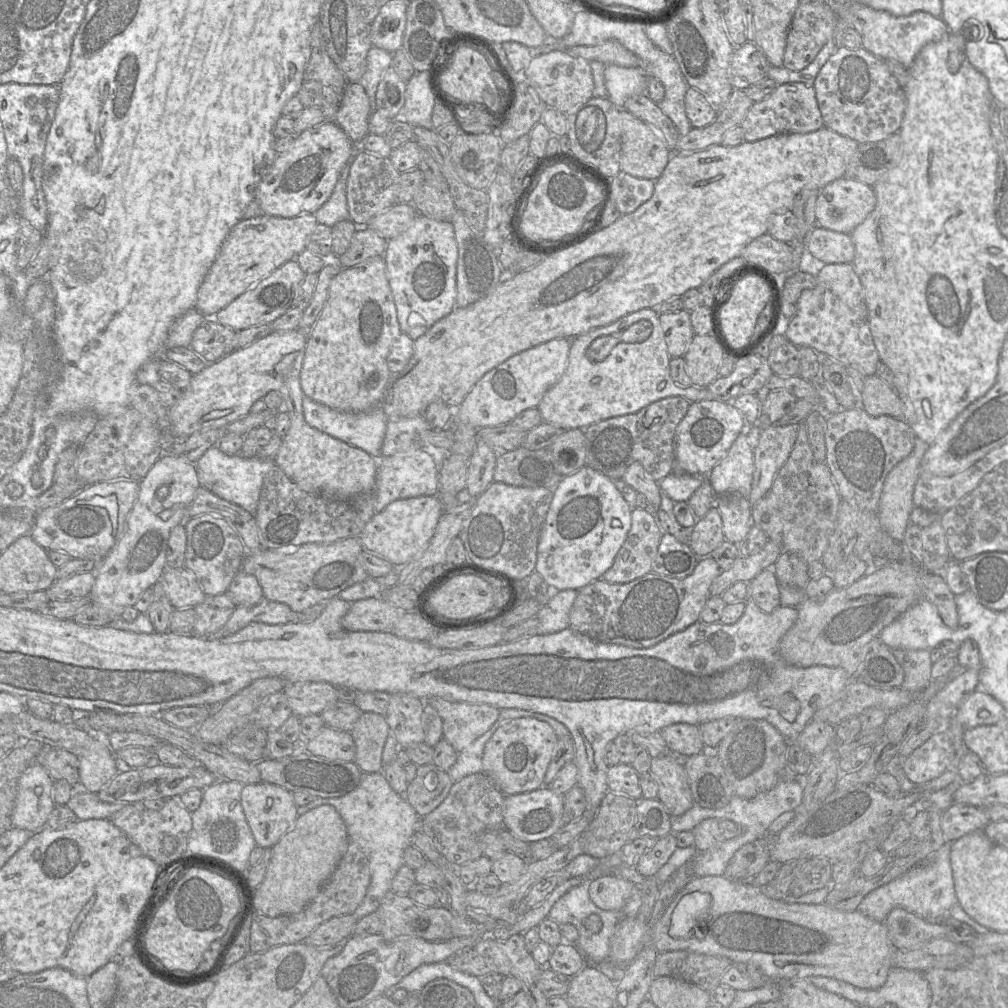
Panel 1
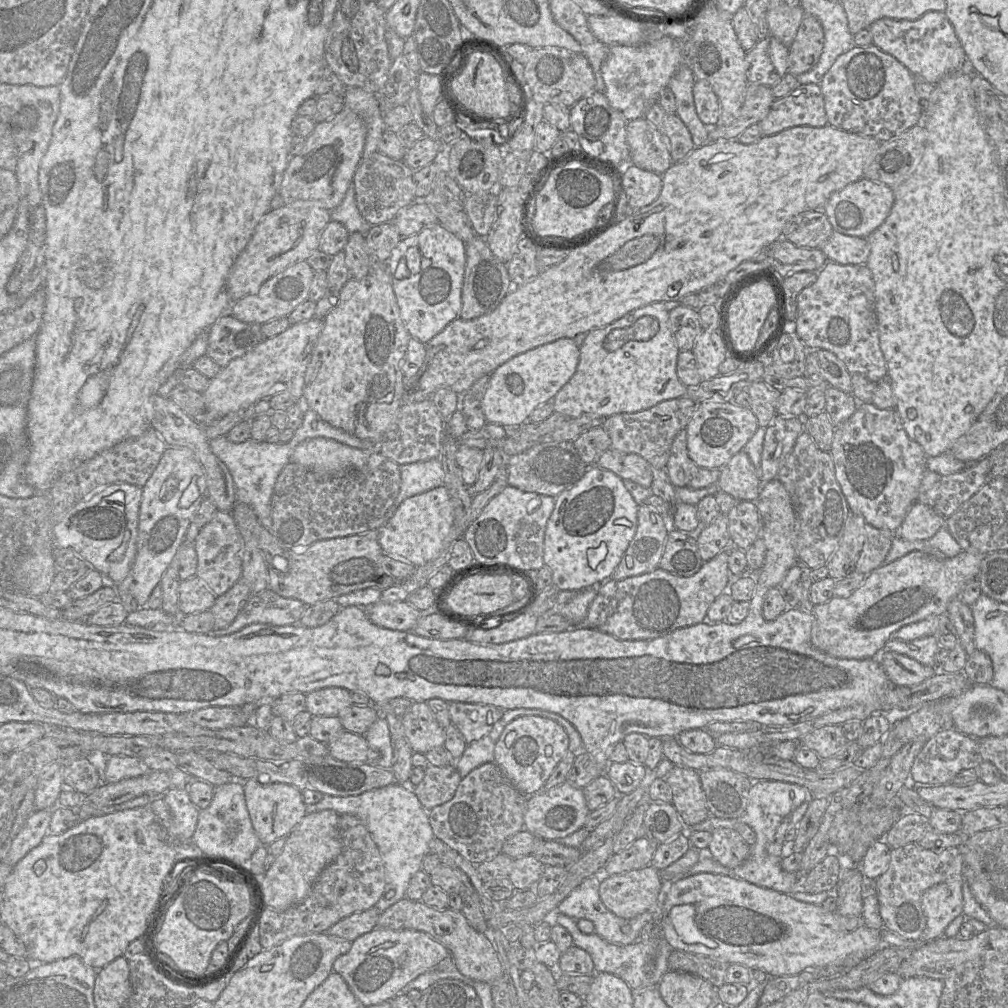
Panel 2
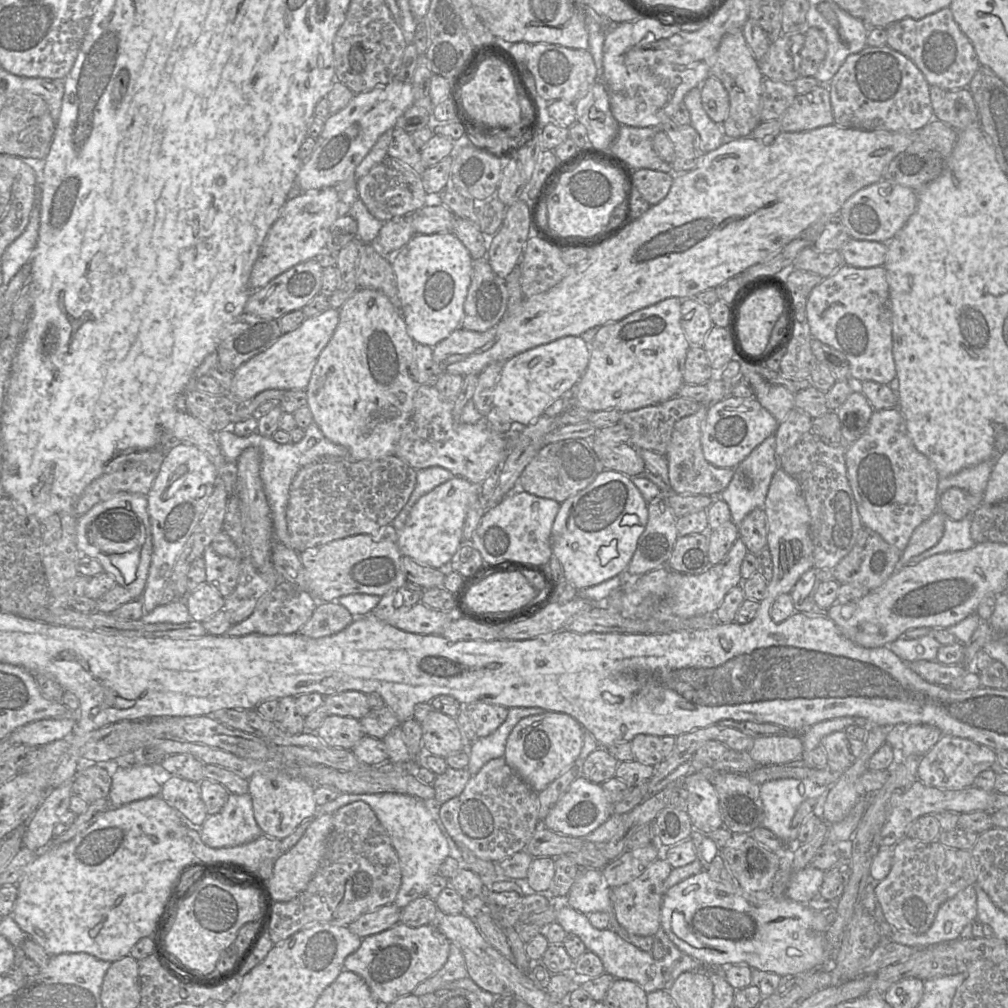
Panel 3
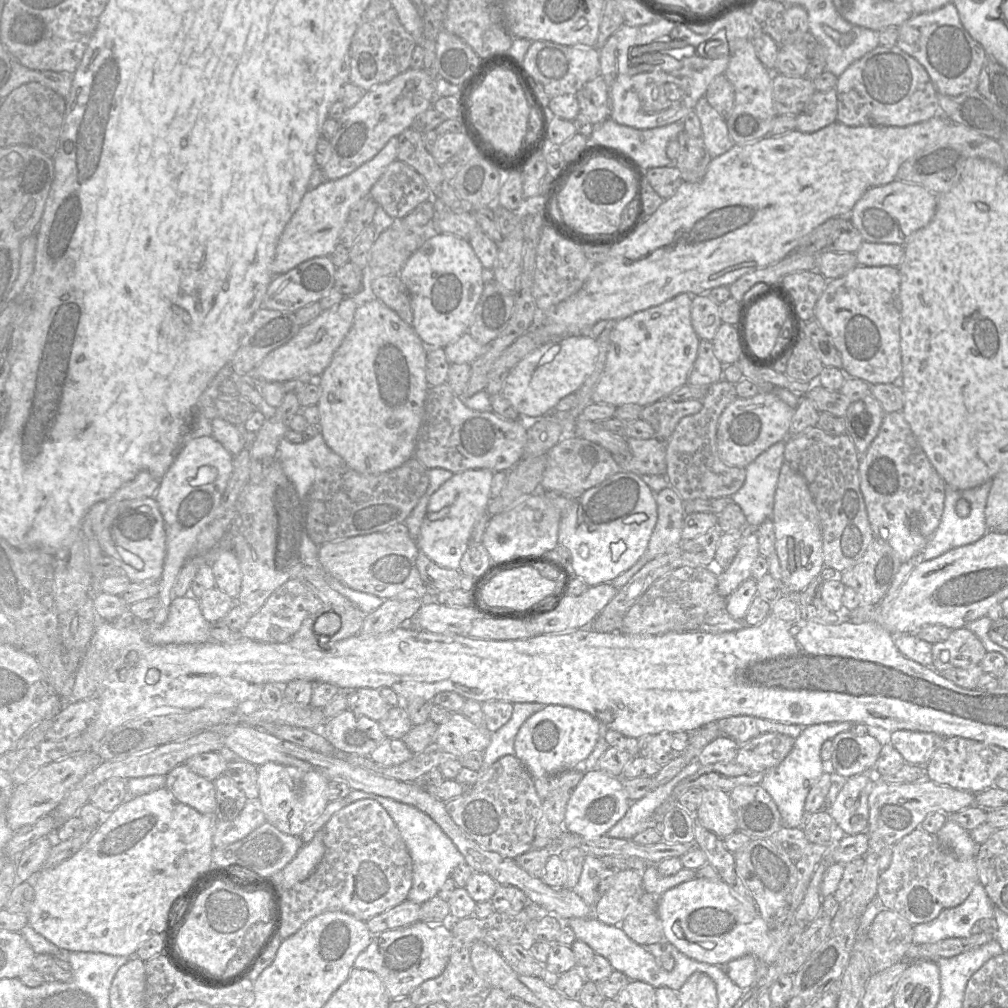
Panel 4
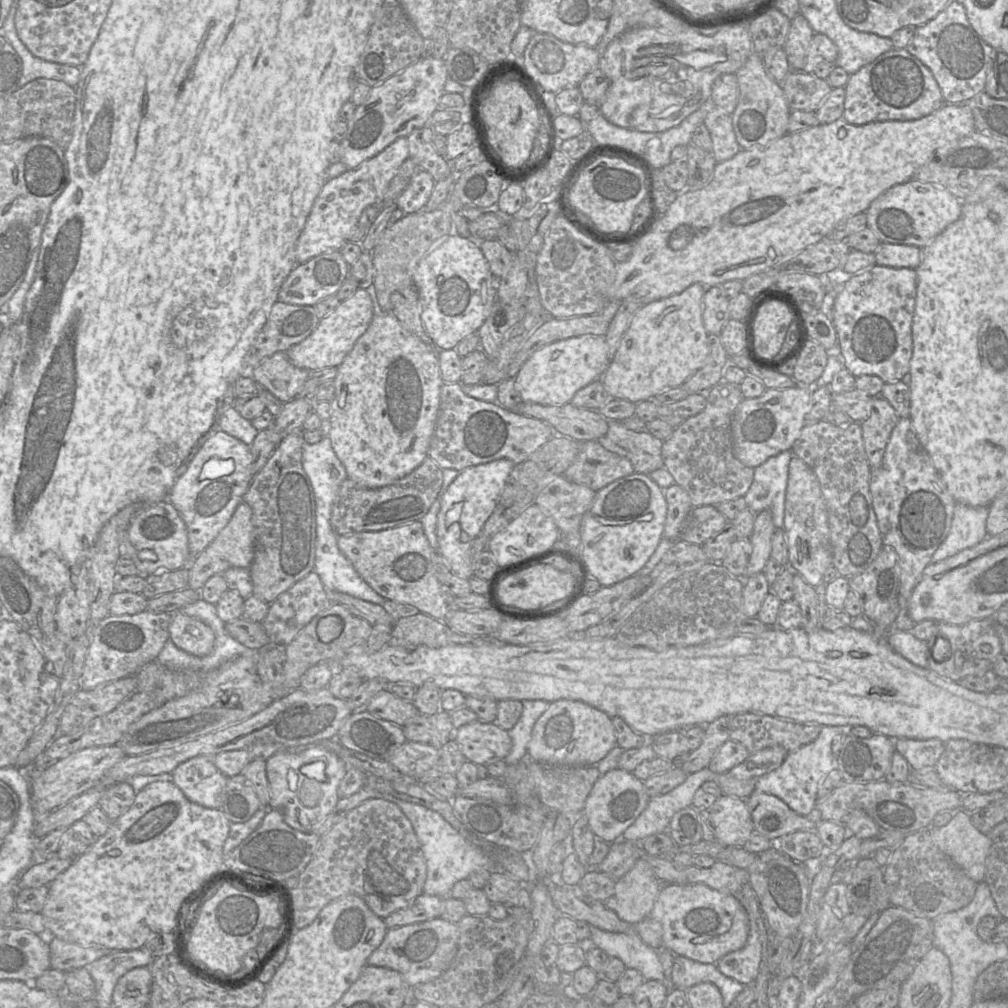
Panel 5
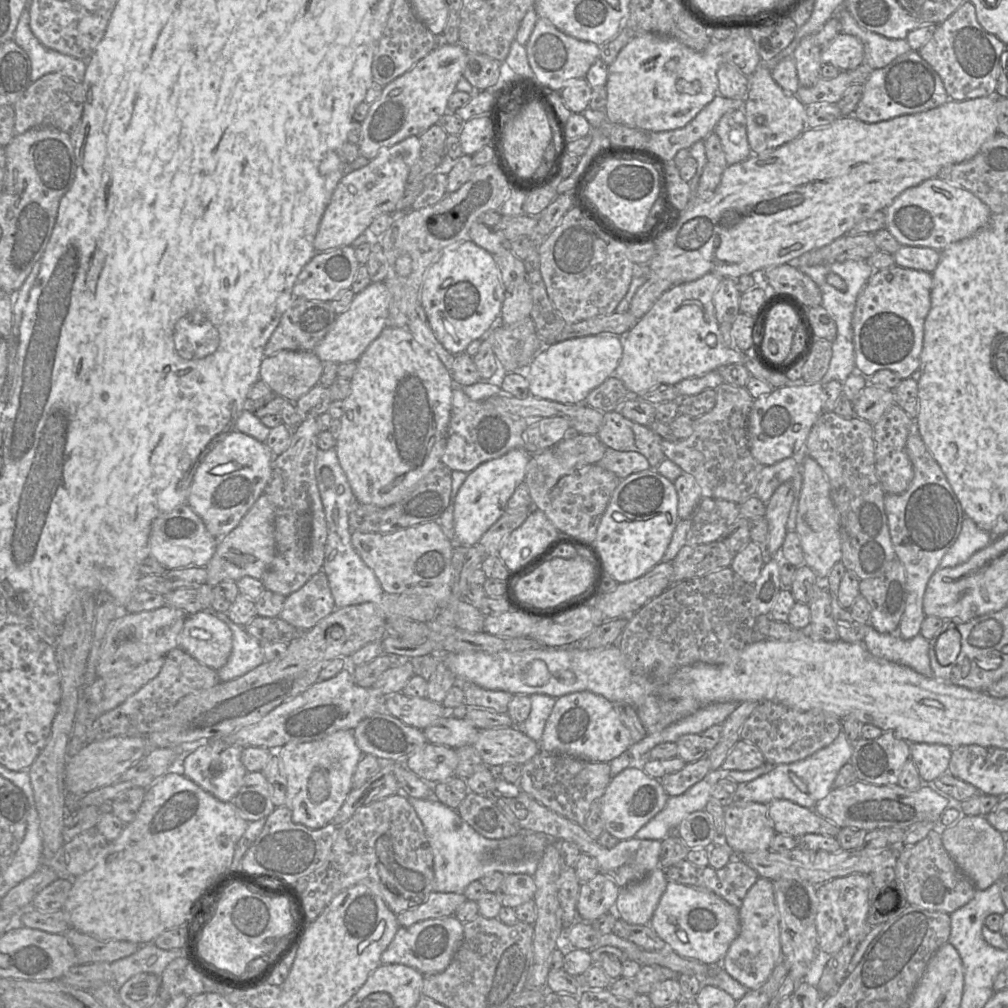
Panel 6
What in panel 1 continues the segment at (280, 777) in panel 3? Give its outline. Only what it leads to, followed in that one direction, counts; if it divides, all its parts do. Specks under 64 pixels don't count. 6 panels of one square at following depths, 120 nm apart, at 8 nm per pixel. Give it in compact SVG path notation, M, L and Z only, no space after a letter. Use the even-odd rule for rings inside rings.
M260 782L243 787L241 803L255 842L262 848L273 847L295 824L297 805L292 793L275 784Z

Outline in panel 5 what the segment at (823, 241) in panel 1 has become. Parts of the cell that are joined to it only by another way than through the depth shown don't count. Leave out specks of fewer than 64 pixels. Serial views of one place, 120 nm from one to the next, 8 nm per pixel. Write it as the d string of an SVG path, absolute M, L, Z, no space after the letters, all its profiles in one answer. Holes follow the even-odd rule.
M881 243L874 255L877 265L916 270L922 260L922 249L913 245Z

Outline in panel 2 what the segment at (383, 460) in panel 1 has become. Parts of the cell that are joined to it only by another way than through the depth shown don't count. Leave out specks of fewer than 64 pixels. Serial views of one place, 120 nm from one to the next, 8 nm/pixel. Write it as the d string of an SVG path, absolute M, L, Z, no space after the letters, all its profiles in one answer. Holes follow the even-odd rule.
M438 458L400 465L400 473L400 491L394 504L386 512L386 522L407 498L444 485L444 471Z

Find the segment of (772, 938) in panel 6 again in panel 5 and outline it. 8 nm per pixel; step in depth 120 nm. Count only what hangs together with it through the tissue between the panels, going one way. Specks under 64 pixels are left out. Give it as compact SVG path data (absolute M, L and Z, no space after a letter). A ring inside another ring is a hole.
M746 911L749 918L749 935L745 946L726 954L715 965L719 971L739 982L751 986L757 978L762 953L769 935L765 919L757 911Z

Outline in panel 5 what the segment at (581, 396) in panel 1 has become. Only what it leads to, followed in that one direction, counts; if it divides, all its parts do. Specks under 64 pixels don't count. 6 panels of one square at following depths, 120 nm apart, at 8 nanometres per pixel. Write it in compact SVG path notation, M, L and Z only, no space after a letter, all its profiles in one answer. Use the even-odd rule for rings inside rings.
M695 283L680 294L653 301L638 309L601 378L605 390L613 399L624 399L634 404L652 400L662 392L682 386L704 366L710 354L708 333L702 320L702 298L705 291L703 284Z

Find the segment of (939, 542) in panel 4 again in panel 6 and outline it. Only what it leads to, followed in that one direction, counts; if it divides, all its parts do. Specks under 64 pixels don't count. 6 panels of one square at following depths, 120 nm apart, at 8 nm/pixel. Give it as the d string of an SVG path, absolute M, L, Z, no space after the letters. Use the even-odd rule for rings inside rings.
M965 516L959 536L943 556L939 568L955 567L965 563L977 551L987 547L991 541L990 532L979 528L971 518Z

